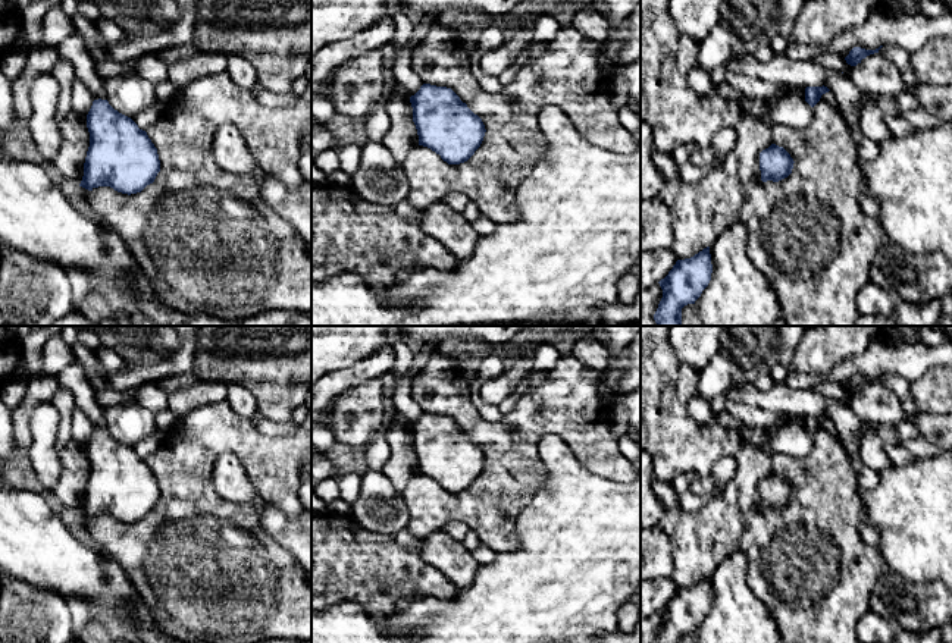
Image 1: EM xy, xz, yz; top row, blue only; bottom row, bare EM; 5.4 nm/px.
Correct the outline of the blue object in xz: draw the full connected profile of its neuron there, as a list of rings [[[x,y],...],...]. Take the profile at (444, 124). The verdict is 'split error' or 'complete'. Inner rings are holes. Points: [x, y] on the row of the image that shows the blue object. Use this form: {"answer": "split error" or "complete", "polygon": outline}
{"answer": "complete", "polygon": [[[423,84],[410,97],[410,103],[413,107],[413,122],[419,135],[419,145],[430,148],[448,164],[467,161],[480,147],[486,132],[485,125],[451,88]]]}

